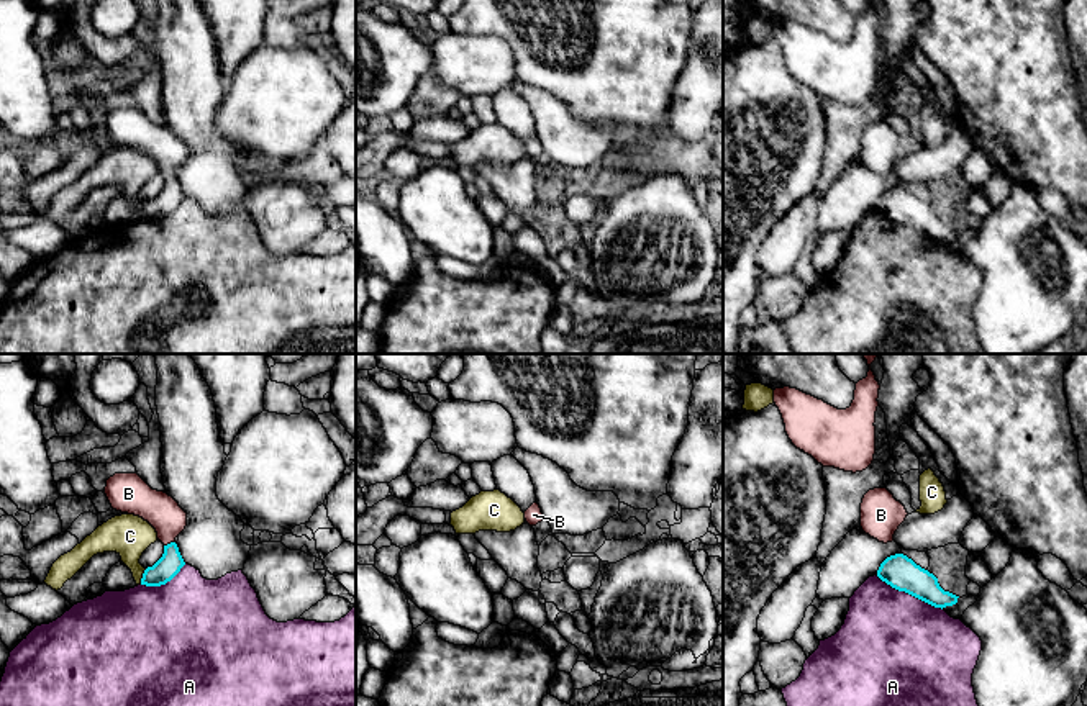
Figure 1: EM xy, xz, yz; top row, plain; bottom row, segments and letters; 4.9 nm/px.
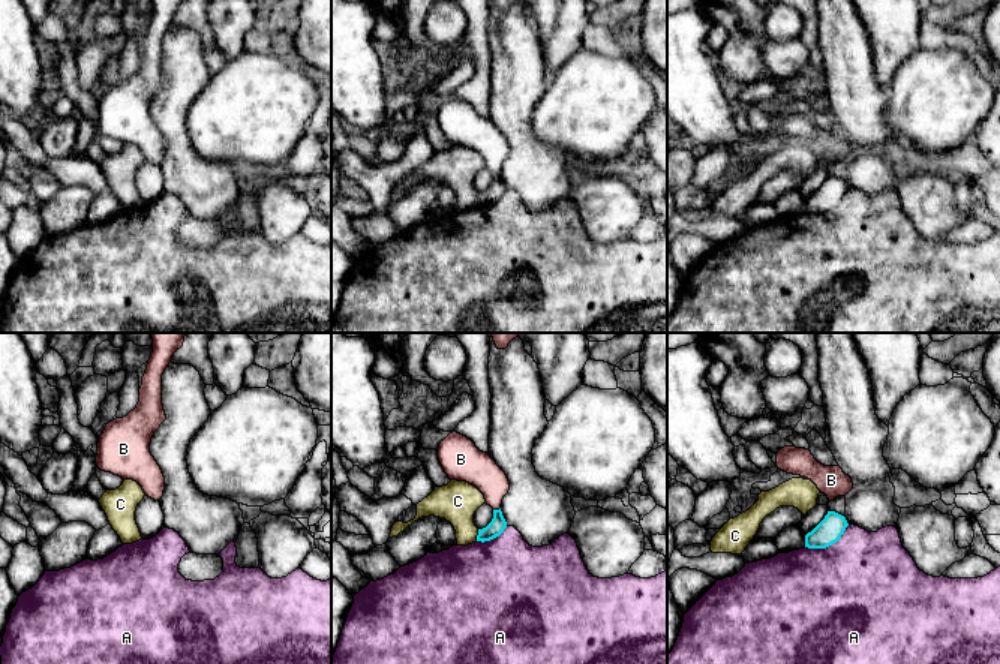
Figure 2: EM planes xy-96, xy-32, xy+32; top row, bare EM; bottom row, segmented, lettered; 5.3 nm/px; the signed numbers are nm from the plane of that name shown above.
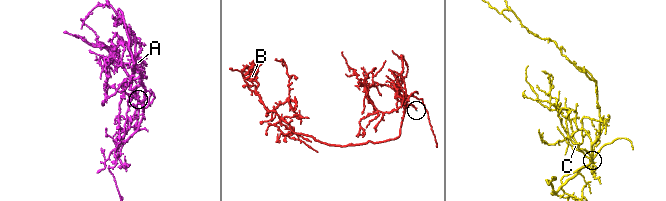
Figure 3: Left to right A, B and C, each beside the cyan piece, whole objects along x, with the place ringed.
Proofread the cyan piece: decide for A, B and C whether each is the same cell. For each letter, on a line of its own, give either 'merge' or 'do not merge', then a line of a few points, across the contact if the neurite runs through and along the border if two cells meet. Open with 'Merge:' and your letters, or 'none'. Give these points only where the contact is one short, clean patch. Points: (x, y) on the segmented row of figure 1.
Merge: B
A: do not merge
B: merge; line xy (171, 562), (171, 543), (168, 518), (158, 508)
C: do not merge; line xy (146, 569), (140, 583)

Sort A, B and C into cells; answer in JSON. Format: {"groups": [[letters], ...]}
{"groups": [["A"], ["B"], ["C"]]}

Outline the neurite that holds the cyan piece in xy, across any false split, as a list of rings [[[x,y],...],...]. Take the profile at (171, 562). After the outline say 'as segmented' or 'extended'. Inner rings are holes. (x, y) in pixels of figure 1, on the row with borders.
[[[115,473],[107,480],[105,495],[113,509],[148,521],[164,544],[162,557],[144,570],[141,585],[161,586],[171,582],[185,565],[175,537],[187,526],[187,513],[172,496],[152,490],[138,473]]]; extended

